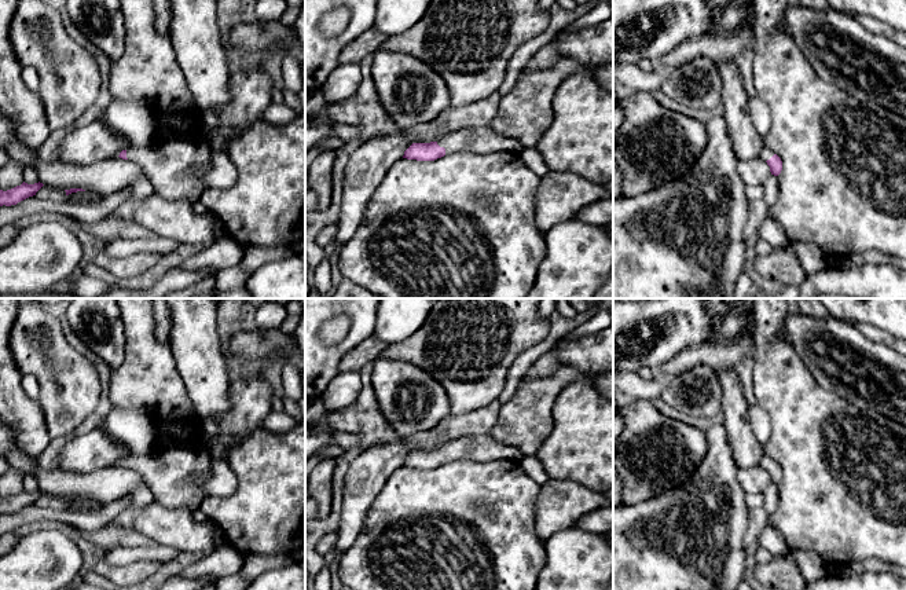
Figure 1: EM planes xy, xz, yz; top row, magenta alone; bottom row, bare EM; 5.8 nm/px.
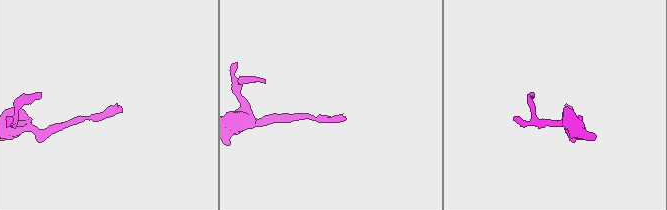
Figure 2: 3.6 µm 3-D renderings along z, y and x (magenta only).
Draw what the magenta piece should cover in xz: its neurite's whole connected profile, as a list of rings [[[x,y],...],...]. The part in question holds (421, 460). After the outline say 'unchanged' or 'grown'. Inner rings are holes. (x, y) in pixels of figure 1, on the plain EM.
[[[473,435],[448,441],[437,450],[412,451],[403,466],[434,469],[445,462],[470,459],[491,462],[496,459],[521,461],[524,454],[514,446],[502,444],[488,435]]]; grown

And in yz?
[[[763,455],[759,465],[767,470],[771,483],[778,484],[781,481],[782,469],[773,458],[770,458],[769,455]]]; grown

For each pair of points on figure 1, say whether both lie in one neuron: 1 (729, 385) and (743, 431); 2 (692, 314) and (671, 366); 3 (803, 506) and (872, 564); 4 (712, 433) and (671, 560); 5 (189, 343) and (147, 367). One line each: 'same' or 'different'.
1: same
2: different
3: different
4: same
5: different

